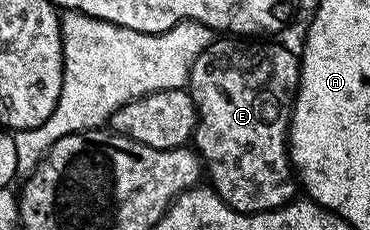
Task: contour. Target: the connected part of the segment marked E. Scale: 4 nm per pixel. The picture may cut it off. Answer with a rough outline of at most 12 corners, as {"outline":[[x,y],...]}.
{"outline":[[214,39],[188,81],[193,151],[232,212],[295,199],[300,60]]}

